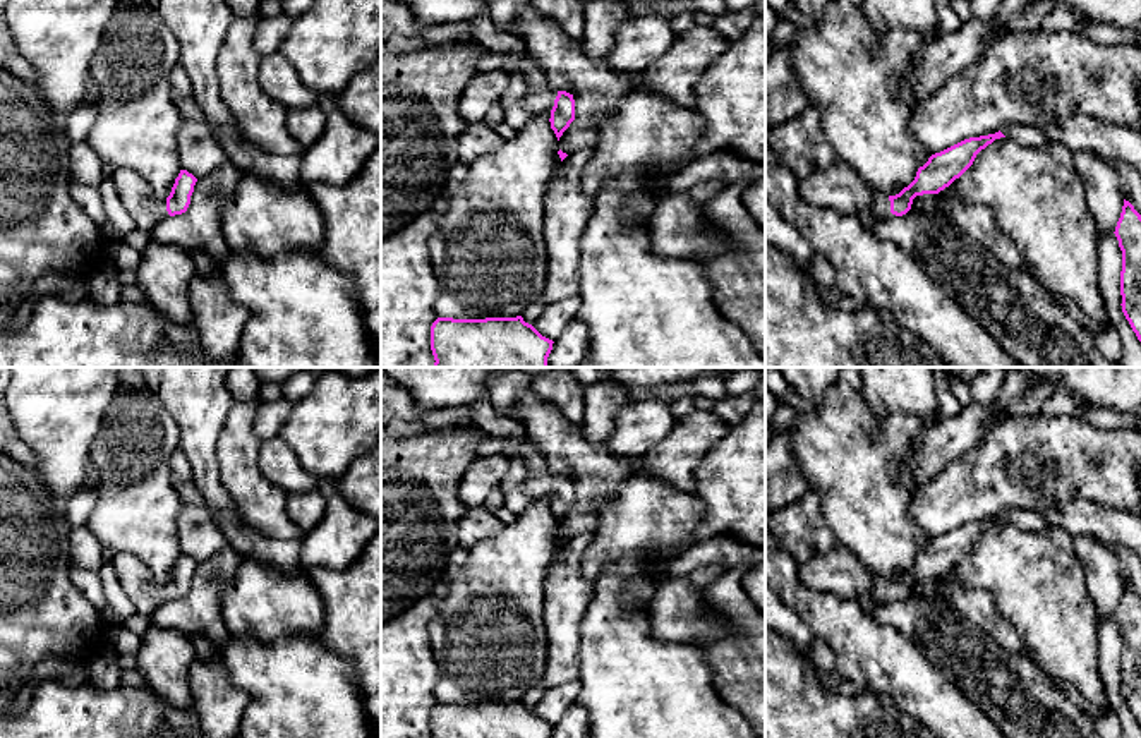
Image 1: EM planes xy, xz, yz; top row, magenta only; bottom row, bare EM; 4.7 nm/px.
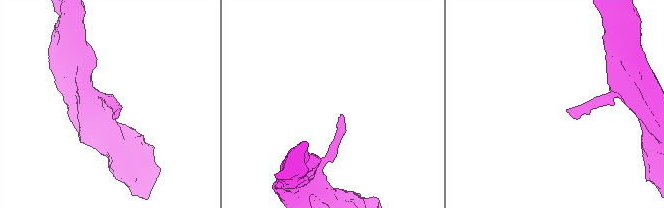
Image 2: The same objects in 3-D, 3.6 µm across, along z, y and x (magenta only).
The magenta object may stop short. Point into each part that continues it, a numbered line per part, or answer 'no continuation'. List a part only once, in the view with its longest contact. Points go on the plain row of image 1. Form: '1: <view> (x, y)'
1: xz (539, 483)

